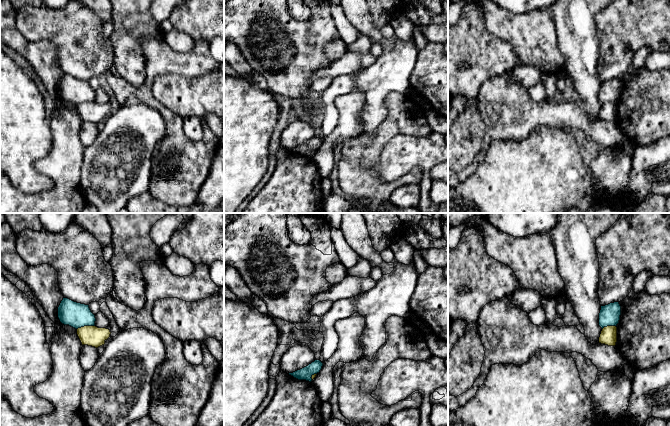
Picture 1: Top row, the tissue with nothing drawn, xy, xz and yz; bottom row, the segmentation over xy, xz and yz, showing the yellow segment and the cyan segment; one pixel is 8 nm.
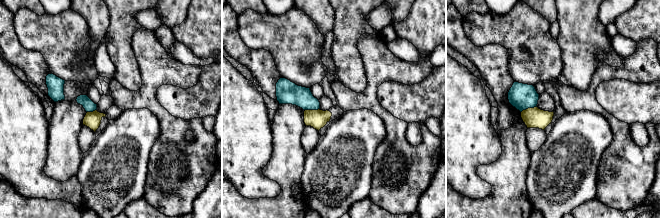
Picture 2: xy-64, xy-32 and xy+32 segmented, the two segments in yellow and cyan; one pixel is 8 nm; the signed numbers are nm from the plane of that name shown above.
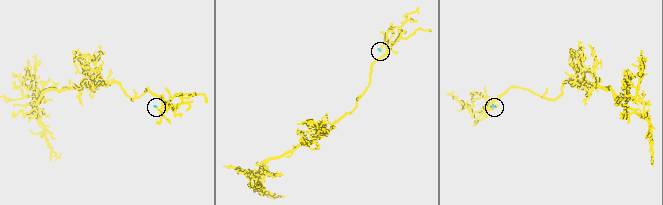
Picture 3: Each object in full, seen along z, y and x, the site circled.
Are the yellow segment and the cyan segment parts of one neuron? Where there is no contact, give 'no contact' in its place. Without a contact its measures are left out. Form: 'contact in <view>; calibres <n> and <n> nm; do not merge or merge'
contact in xy; calibres 160 and 200 nm; do not merge

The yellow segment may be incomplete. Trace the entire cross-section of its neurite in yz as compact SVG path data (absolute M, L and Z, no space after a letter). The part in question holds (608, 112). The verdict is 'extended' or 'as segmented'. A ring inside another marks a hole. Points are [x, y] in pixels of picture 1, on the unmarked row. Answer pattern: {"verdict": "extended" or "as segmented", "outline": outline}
{"verdict": "as segmented", "outline": "M616 102L604 103L599 113L599 119L608 122L615 122L616 118L617 118L617 103Z"}

